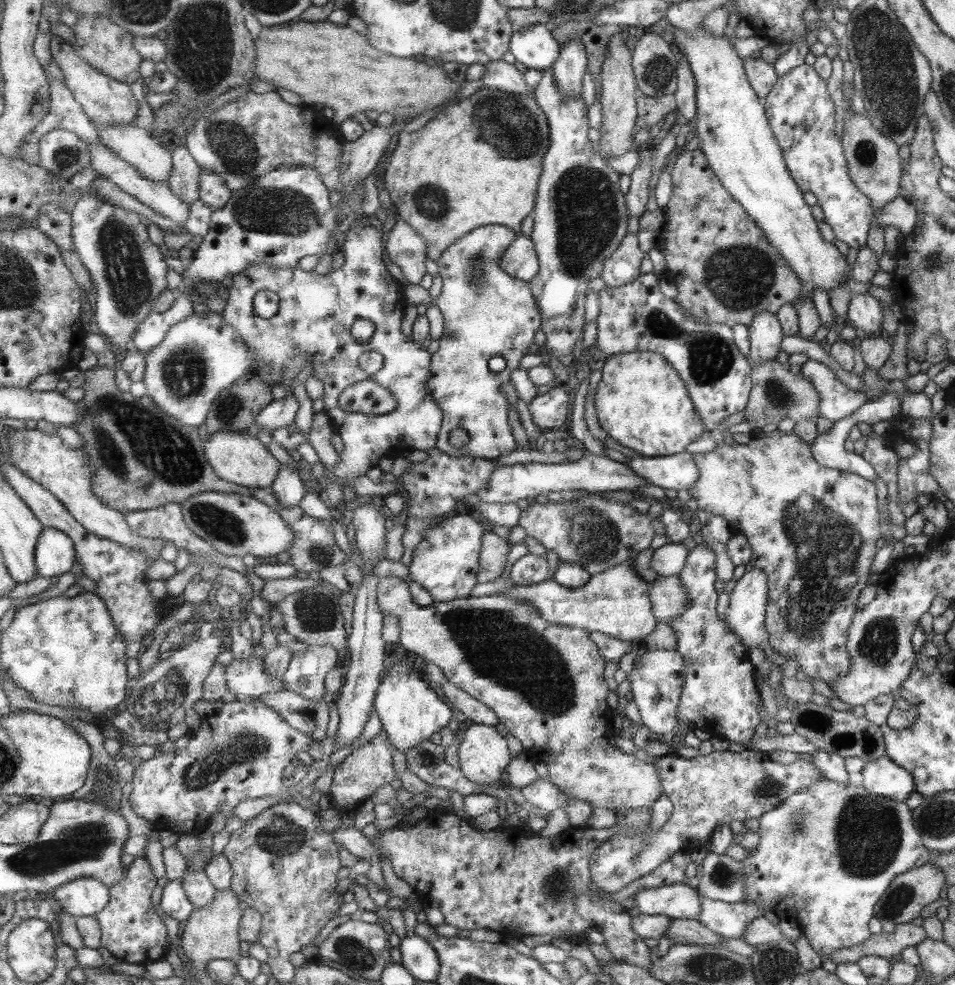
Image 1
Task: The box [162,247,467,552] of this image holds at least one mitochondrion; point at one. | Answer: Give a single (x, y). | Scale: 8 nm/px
(221, 525)

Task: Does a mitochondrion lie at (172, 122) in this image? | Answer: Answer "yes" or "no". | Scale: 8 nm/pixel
no

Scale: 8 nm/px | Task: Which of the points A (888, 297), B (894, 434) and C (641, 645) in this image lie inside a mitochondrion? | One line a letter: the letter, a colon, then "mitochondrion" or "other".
A: other
B: other
C: other

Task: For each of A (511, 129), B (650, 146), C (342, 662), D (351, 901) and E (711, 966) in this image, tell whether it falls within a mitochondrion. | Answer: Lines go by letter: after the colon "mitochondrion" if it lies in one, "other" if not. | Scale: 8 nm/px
A: mitochondrion
B: other
C: other
D: other
E: mitochondrion

